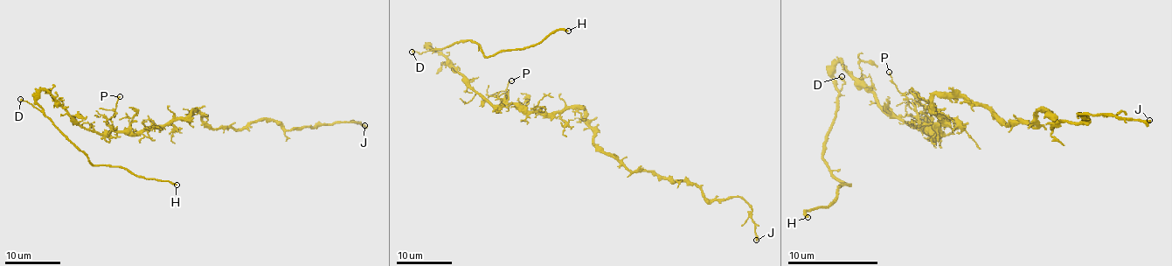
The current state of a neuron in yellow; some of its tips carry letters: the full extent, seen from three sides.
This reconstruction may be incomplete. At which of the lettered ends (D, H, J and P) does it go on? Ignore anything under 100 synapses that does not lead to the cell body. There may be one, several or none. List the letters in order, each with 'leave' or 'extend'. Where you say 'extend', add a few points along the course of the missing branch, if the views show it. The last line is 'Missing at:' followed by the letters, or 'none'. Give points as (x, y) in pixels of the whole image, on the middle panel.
D: leave
H: extend; course (568, 31), (595, 32), (604, 25), (604, 23), (601, 24)
J: leave
P: leave
Missing at: H

